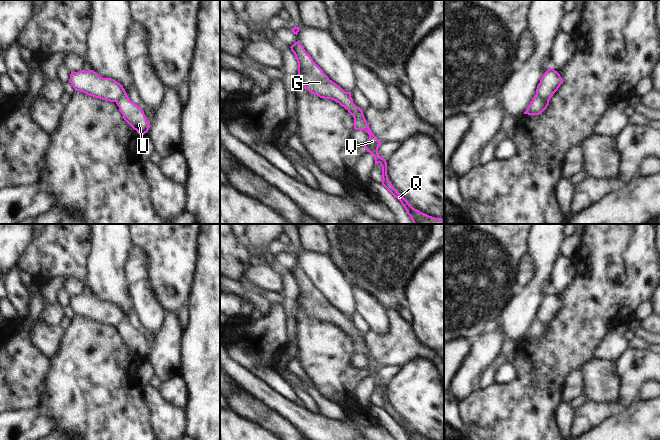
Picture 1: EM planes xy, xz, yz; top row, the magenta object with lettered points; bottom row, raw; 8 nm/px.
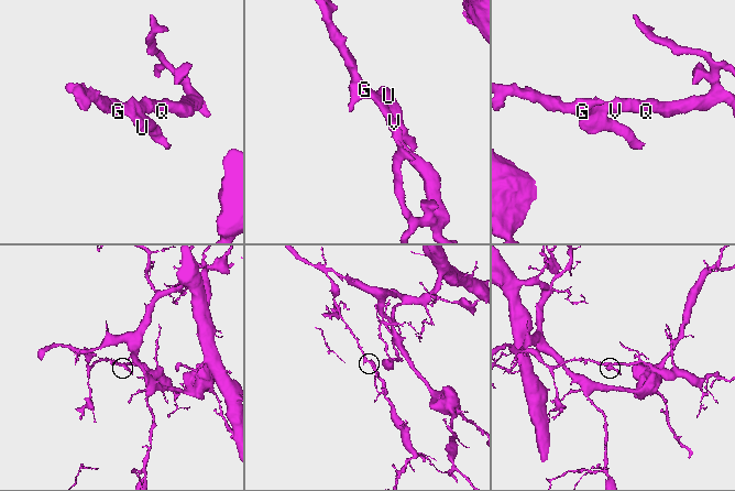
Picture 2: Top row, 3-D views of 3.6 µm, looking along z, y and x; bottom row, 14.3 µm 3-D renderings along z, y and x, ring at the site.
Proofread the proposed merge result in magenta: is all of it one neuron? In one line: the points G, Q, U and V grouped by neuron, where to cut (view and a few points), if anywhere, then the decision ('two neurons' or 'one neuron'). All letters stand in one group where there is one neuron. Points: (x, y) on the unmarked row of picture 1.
groups G Q V / U; cut yz (536, 318), (548, 324); two neurons

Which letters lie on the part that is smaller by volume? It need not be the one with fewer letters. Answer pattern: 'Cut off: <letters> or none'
Cut off: U

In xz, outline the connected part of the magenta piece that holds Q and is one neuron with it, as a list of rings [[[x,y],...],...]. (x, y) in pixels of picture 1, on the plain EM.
[[[295,266],[290,272],[298,286],[296,309],[302,309],[311,318],[320,322],[334,324],[347,333],[354,342],[354,353],[364,354],[369,359],[368,365],[363,370],[374,380],[375,389],[379,387],[382,391],[382,409],[401,426],[409,440],[429,440],[413,432],[389,405],[386,383],[378,378],[378,372],[382,367],[370,354],[362,334],[353,327],[351,319],[329,303],[299,266]]]

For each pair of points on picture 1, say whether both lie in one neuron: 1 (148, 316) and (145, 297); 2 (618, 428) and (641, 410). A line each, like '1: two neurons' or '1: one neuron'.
1: one neuron
2: one neuron

